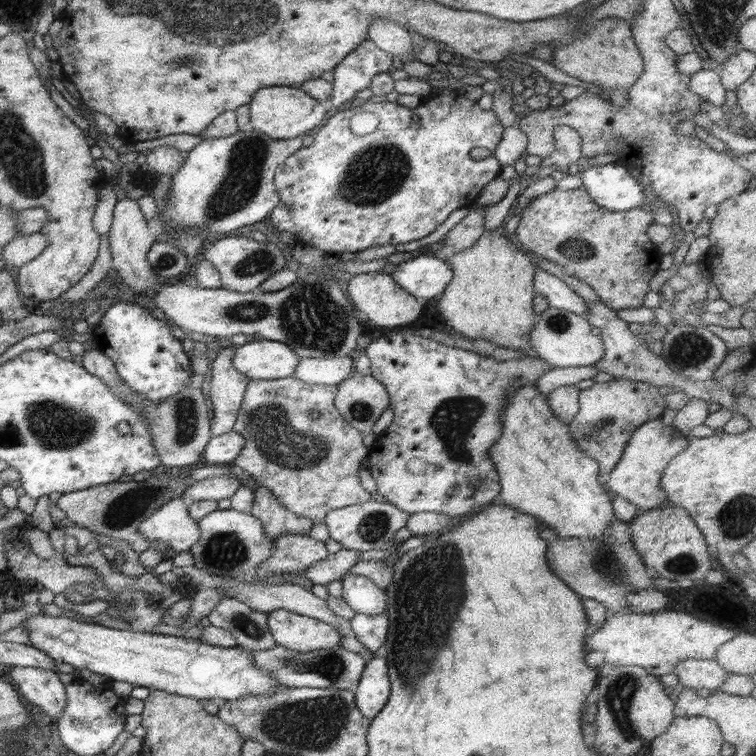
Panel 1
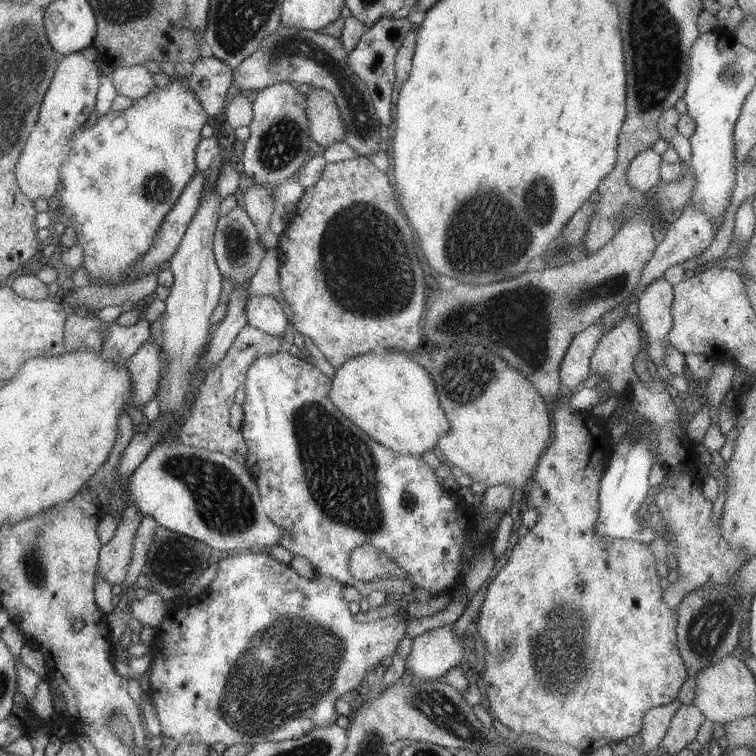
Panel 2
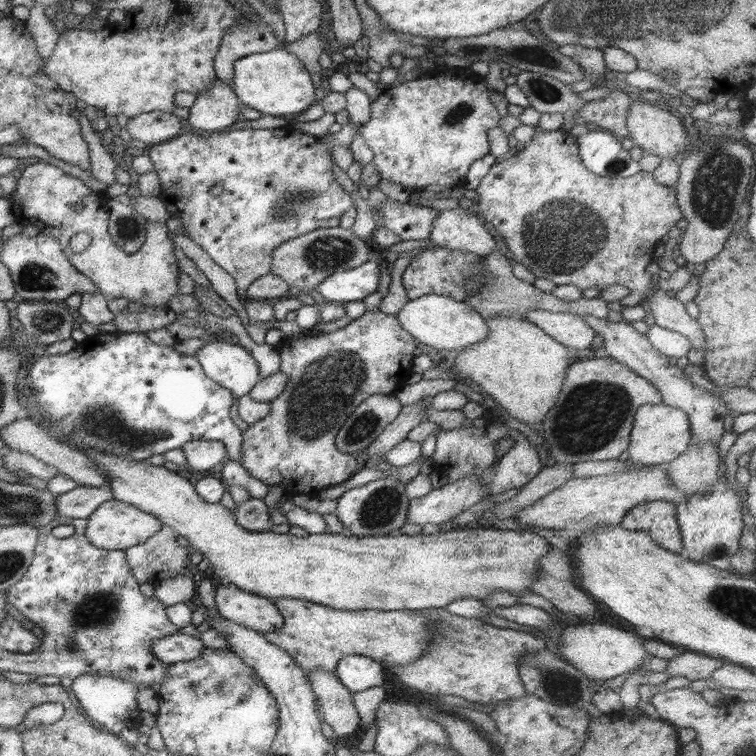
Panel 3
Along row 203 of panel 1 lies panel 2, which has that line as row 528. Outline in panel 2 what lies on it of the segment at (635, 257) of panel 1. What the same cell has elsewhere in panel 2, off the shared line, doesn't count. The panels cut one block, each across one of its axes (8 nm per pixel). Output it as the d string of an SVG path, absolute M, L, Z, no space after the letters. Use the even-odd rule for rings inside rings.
M568 397L562 398L554 405L553 438L551 445L544 450L539 458L536 470L531 476L532 486L527 488L525 499L520 499L519 504L525 508L533 508L539 512L538 520L533 528L529 529L524 536L519 537L517 543L511 548L509 558L495 574L491 584L487 586L487 593L483 600L478 616L475 618L476 631L484 643L485 664L482 668L481 680L485 687L485 696L489 702L489 709L495 715L494 719L505 725L512 733L535 734L539 739L547 741L563 741L572 747L585 752L586 755L593 753L603 745L621 743L627 737L639 733L643 714L650 708L676 703L679 686L687 678L687 669L679 656L676 639L677 612L669 608L663 602L659 577L655 572L656 558L649 550L648 542L643 541L601 541L594 534L596 522L598 492L608 453L612 449L608 430L604 422L593 416L589 411L570 410L567 406Z

